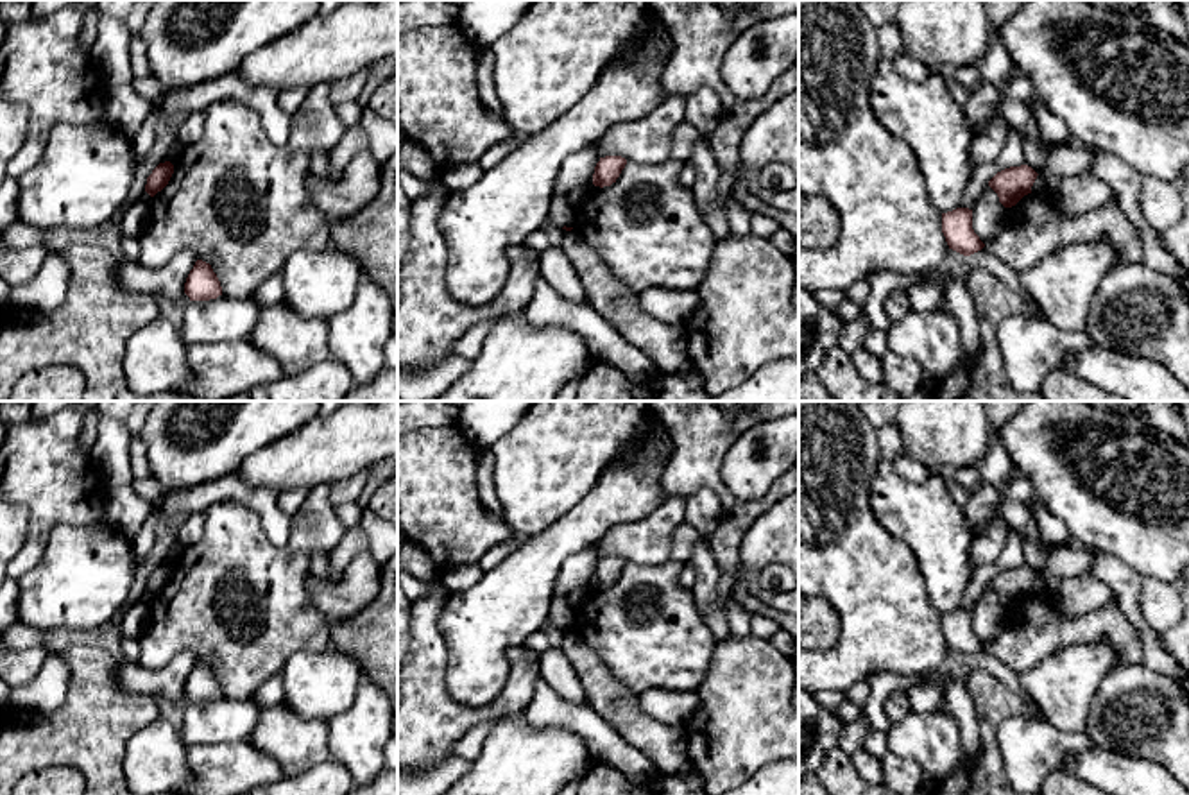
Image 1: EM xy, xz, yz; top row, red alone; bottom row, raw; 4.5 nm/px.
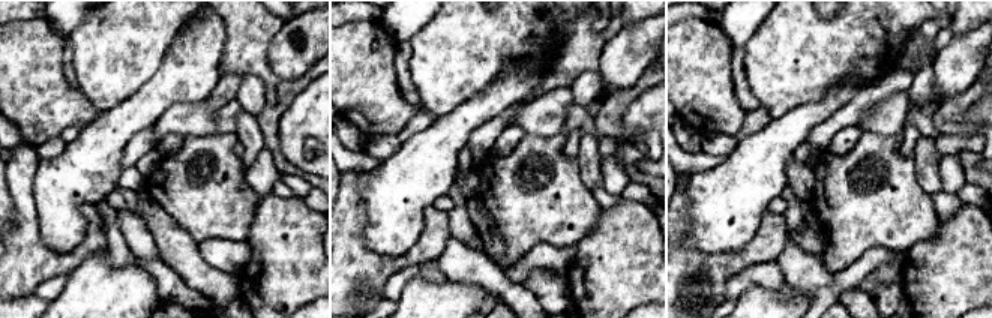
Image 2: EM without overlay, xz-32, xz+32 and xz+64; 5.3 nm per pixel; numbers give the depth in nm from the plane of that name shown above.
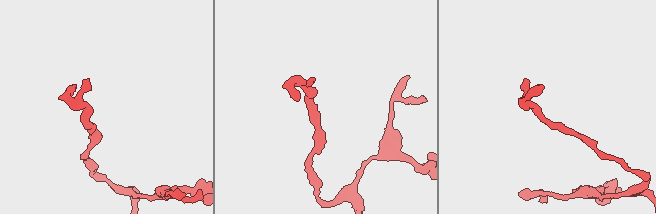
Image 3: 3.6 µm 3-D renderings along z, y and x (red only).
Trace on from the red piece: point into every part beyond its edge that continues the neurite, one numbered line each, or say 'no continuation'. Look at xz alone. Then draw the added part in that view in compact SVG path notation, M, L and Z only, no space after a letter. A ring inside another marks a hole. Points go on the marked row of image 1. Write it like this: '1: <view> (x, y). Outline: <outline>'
no continuation

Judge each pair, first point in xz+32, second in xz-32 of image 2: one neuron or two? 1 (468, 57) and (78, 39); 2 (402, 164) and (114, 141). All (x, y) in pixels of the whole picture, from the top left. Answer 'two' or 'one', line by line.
1: one
2: one

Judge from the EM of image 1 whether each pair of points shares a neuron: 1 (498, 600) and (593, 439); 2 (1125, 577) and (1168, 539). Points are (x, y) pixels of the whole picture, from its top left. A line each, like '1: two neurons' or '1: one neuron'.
1: two neurons
2: two neurons

